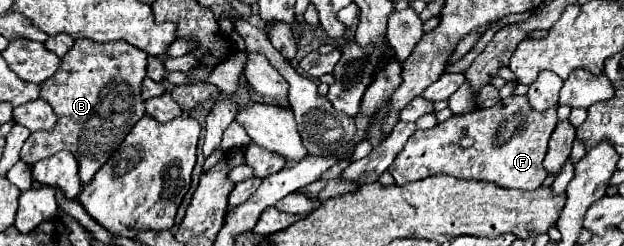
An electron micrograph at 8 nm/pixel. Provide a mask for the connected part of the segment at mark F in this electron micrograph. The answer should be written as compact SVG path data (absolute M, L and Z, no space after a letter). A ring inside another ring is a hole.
M509 96L503 100L503 104L497 104L493 108L479 108L477 112L461 116L455 114L447 122L437 124L431 130L415 130L415 134L403 146L401 154L395 156L393 164L389 166L389 172L395 178L397 186L417 182L433 174L449 174L465 180L495 182L501 188L535 190L543 184L547 176L547 170L543 168L543 158L547 154L547 142L551 138L551 130L555 130L555 124L557 124L557 108L535 112L529 106L527 96ZM513 114L523 114L529 120L525 128L519 128L509 142L497 146L495 144L497 126ZM461 136L471 136L475 144L463 150L461 146L457 146L457 140Z

